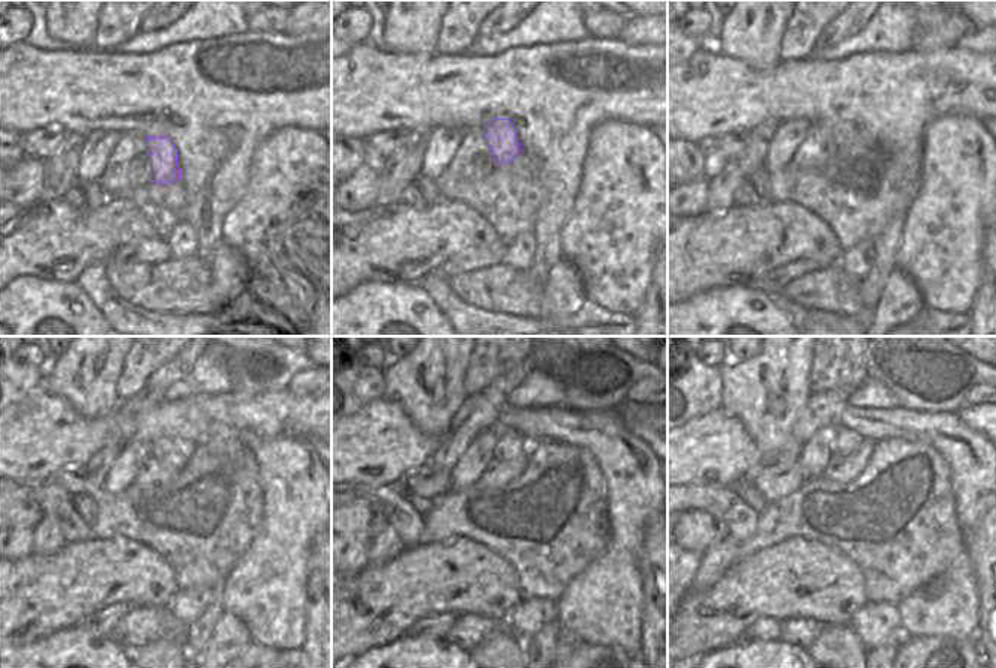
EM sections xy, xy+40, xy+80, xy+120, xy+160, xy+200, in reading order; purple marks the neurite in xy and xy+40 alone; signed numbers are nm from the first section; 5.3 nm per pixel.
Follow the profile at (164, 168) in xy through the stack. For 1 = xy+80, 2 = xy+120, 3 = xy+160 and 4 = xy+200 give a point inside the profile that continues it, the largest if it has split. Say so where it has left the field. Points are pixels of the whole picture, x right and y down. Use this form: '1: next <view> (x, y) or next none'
1: next xy+80 (843, 134)
2: next xy+120 (176, 452)
3: next xy+160 (510, 445)
4: next xy+200 (846, 443)

